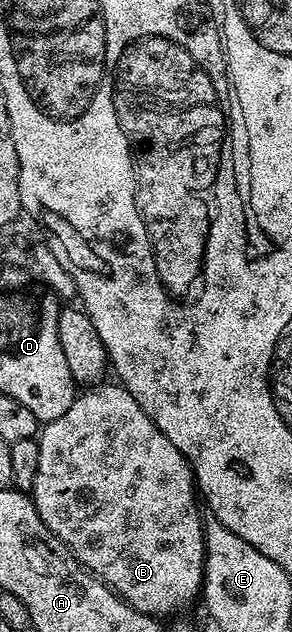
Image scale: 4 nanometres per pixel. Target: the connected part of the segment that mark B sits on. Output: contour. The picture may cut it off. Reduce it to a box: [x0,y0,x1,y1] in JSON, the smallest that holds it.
[30,384,205,616]

